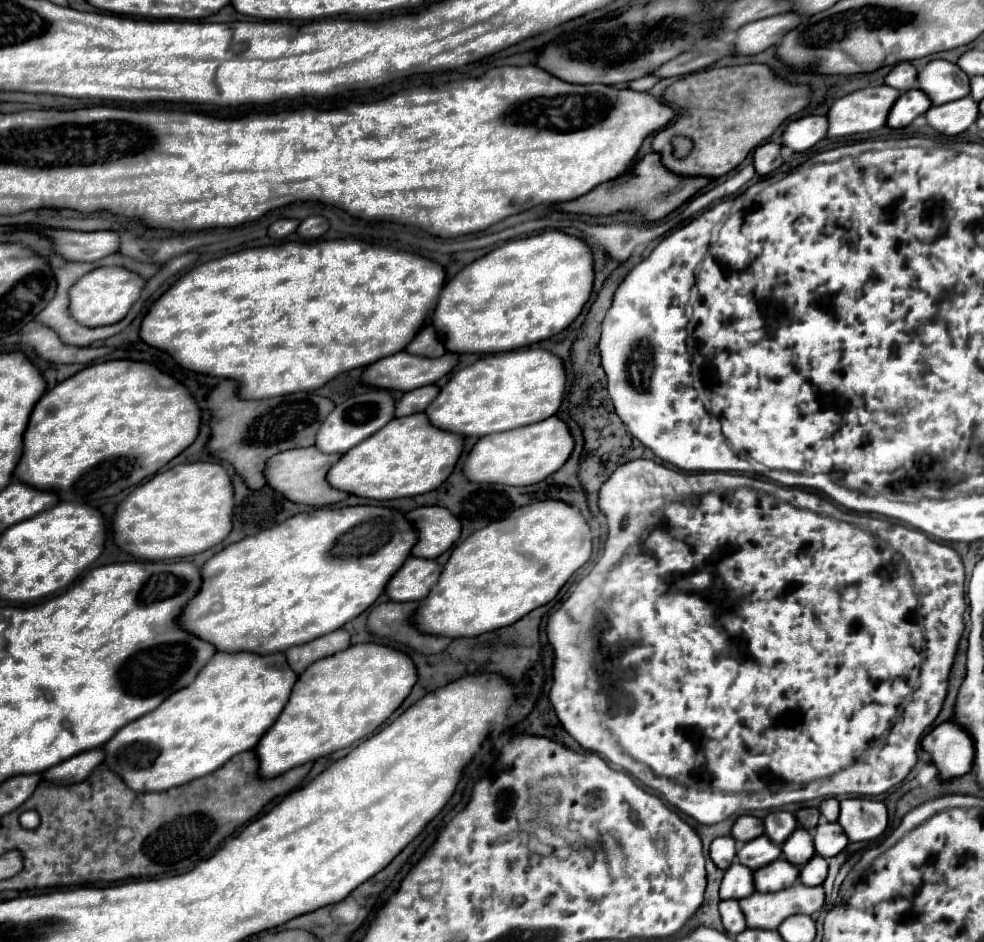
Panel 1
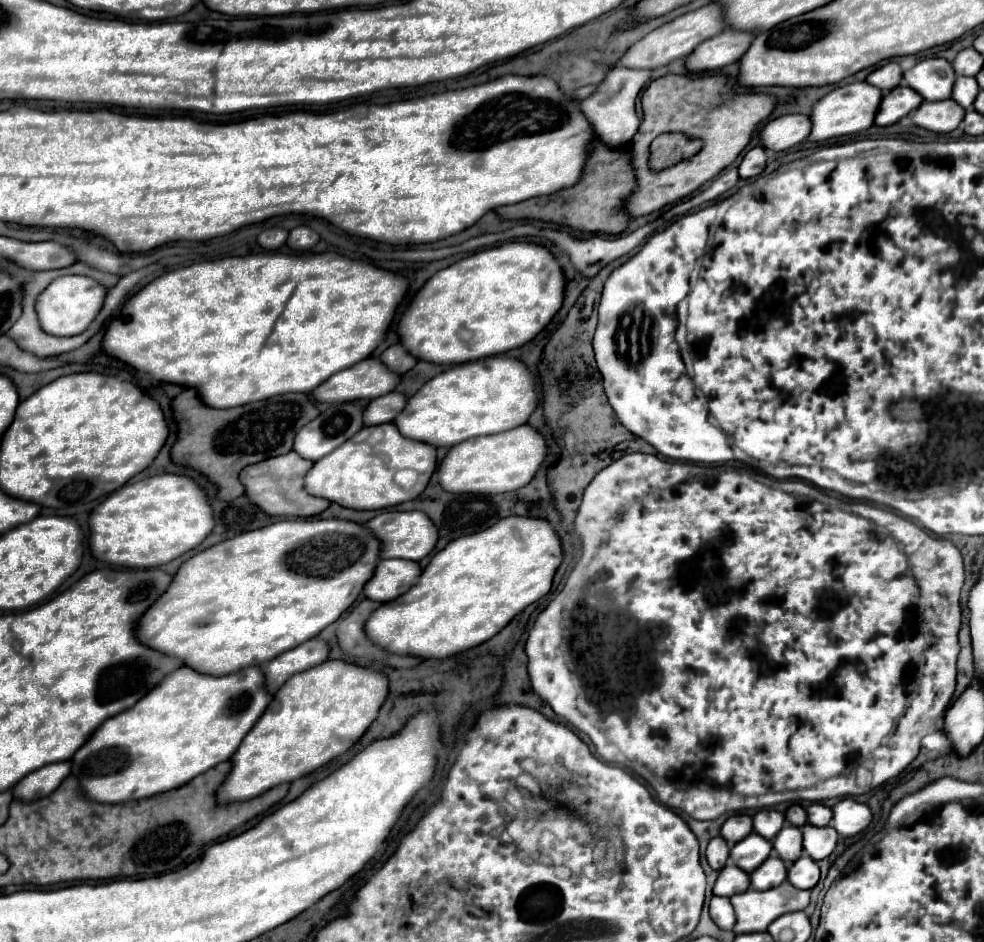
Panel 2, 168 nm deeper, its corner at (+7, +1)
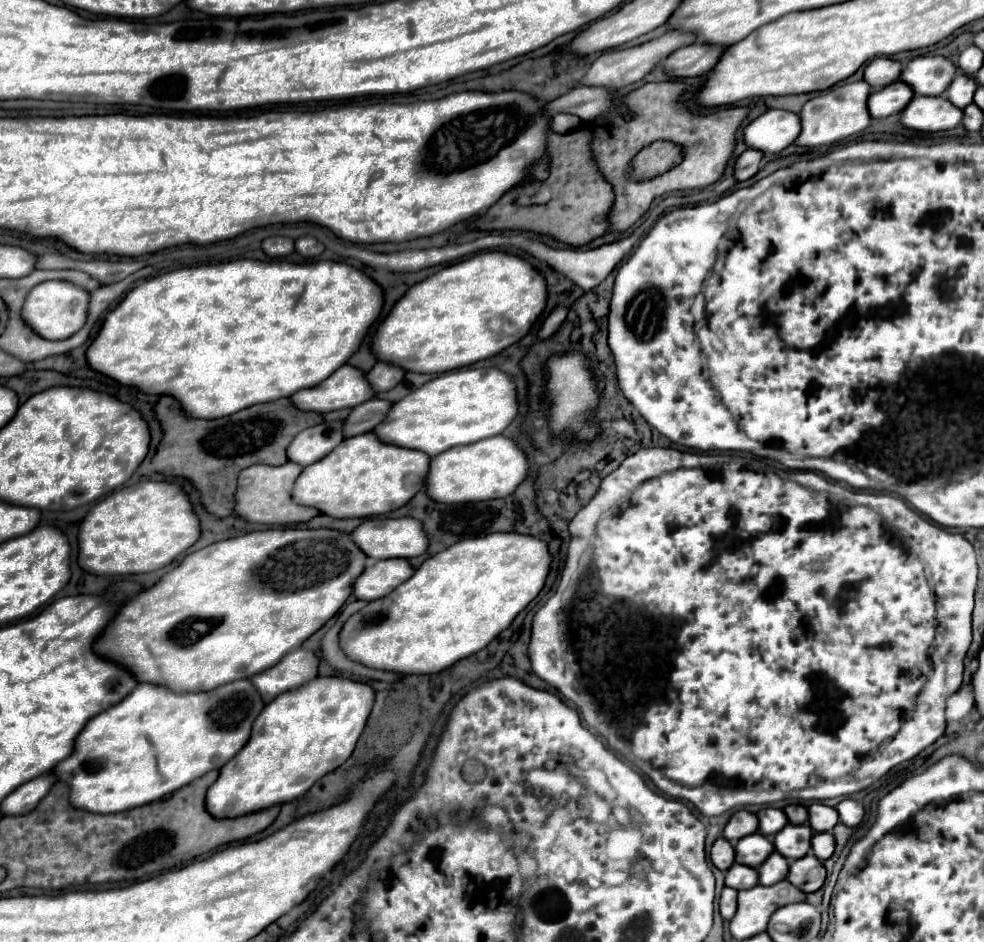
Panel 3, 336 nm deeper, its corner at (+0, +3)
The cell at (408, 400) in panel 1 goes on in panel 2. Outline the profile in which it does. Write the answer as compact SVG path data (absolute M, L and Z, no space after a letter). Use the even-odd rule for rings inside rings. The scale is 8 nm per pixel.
M390 392L386 396L380 396L364 408L364 426L368 426L368 424L378 426L384 422L392 422L392 418L396 418L404 406L406 406L404 394Z

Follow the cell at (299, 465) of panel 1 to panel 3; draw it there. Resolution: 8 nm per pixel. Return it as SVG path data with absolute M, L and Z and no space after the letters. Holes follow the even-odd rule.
M285 462L281 466L269 466L269 464L253 464L239 474L239 486L237 486L237 506L235 512L243 516L247 522L257 524L299 524L307 522L313 516L319 514L317 508L299 506L293 496L293 484L299 478L303 466L297 462Z

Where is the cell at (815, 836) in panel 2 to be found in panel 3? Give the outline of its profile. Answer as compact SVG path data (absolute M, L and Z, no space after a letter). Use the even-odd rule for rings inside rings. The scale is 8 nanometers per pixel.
M819 832L811 840L811 848L819 860L827 860L835 852L835 836L831 832Z

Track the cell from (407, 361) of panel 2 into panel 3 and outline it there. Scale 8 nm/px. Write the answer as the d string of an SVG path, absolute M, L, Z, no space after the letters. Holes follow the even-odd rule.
M377 362L369 372L367 378L371 380L371 386L375 392L385 392L397 386L405 376L405 370L401 366L395 366L391 362Z

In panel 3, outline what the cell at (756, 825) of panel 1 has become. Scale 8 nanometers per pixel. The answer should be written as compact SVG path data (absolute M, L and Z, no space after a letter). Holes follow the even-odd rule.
M739 810L739 812L735 812L735 814L731 816L731 820L727 822L723 836L725 836L729 842L737 842L737 840L741 840L741 838L745 838L745 836L749 836L749 834L755 834L757 828L759 828L757 816L751 814L751 812L747 812L747 810Z

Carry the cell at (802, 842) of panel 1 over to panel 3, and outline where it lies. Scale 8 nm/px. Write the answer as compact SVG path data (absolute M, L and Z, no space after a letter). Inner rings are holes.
M787 824L781 832L775 836L775 848L779 854L783 854L789 862L799 860L801 856L809 854L811 850L811 826L809 824Z

